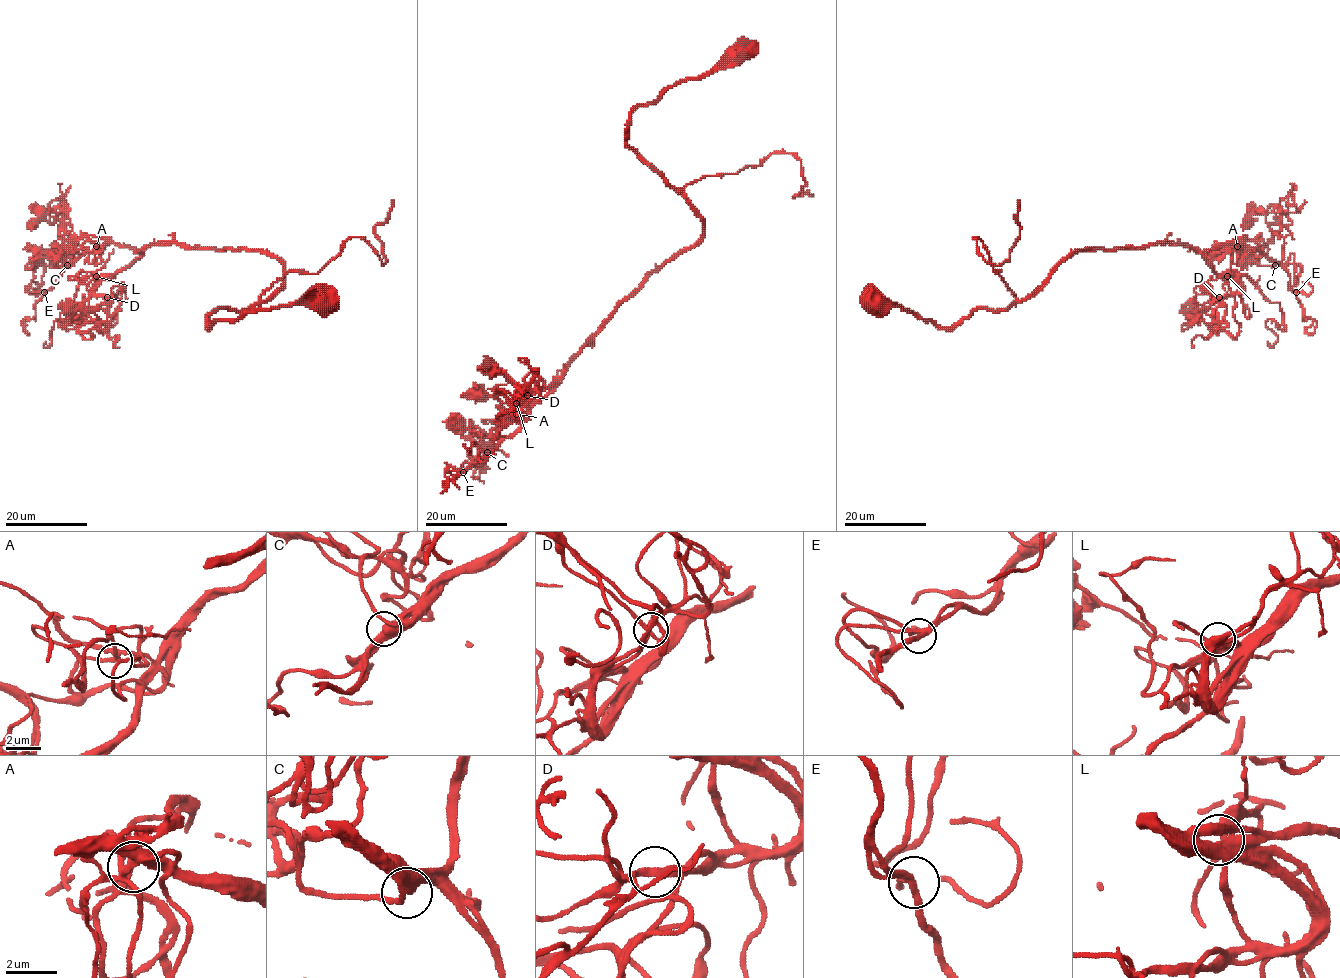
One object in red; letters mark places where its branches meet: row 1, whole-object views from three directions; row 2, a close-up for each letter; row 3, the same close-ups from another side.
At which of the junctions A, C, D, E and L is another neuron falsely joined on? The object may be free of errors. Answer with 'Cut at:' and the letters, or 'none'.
Cut at: none

